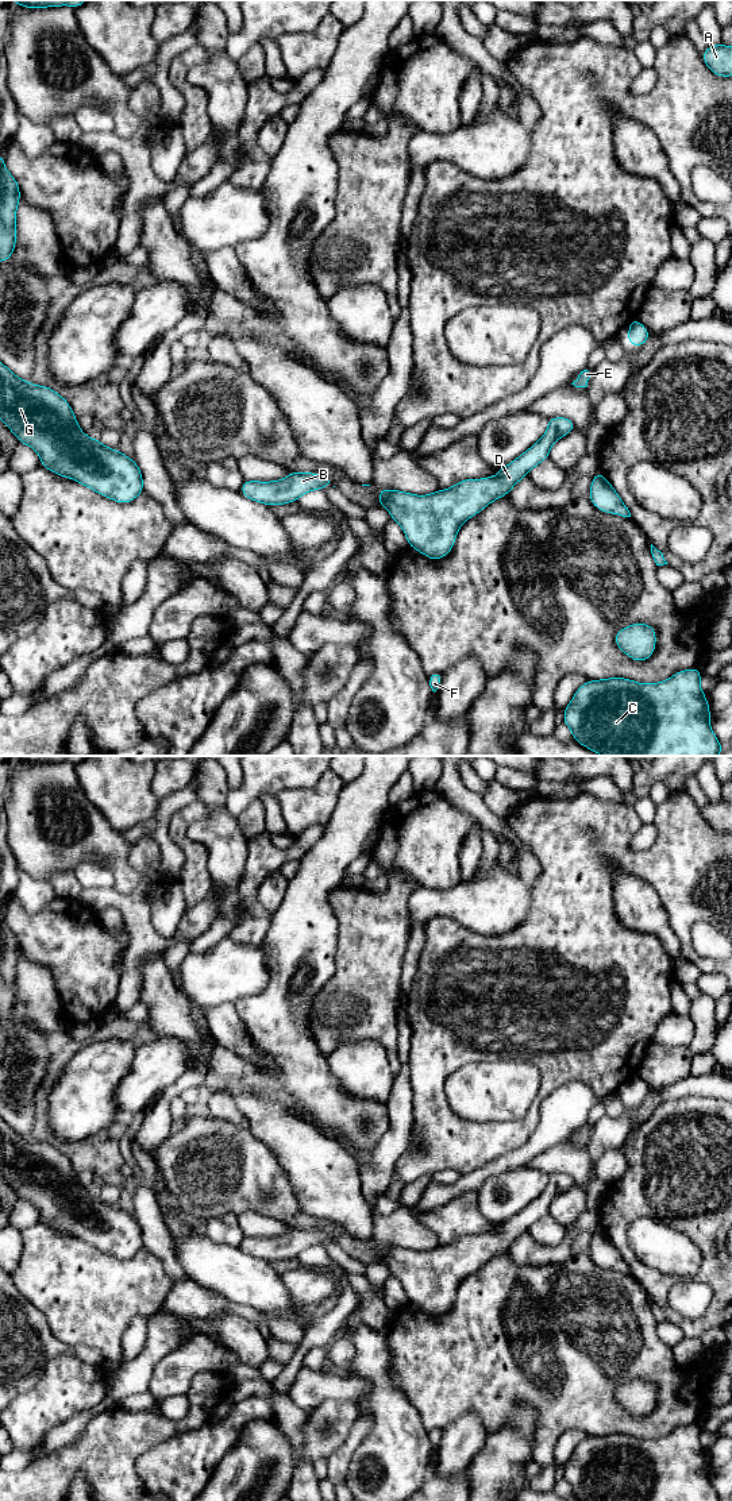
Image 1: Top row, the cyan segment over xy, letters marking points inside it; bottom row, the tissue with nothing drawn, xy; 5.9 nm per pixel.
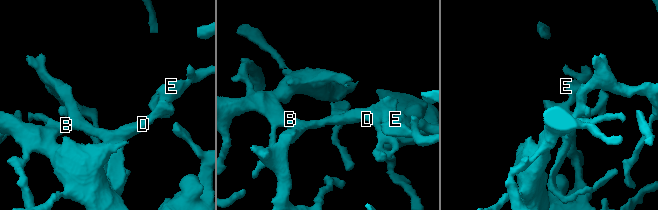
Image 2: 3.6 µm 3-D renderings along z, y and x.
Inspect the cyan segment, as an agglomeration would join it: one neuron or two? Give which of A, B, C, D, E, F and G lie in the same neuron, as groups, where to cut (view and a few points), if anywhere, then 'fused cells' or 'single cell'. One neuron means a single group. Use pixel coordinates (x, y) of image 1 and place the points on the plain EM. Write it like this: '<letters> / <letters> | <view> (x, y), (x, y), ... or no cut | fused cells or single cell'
A B C D E F G | no cut | single cell

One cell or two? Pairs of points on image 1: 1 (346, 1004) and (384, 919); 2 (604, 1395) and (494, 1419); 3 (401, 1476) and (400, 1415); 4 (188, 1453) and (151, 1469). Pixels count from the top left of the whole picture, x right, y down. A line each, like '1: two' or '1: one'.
1: one
2: one
3: one
4: one

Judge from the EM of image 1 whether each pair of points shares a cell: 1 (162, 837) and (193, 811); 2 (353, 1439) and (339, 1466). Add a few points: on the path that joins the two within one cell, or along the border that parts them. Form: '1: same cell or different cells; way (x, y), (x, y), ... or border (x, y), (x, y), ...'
1: different cells; border (187, 805), (169, 824), (169, 837), (184, 860)
2: same cell; way (349, 1446), (341, 1459)

